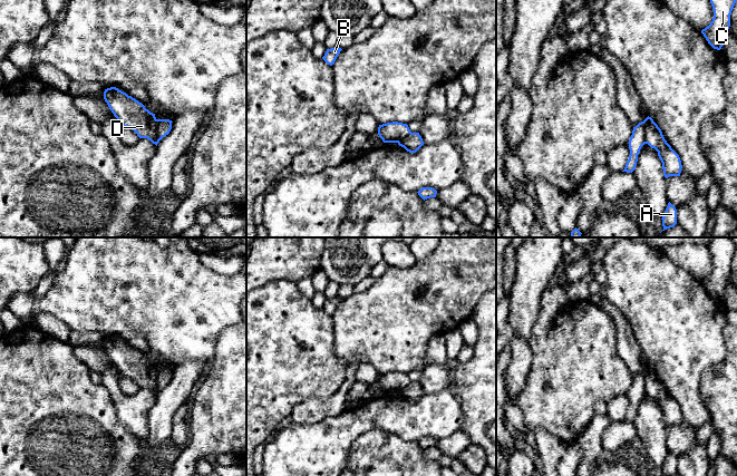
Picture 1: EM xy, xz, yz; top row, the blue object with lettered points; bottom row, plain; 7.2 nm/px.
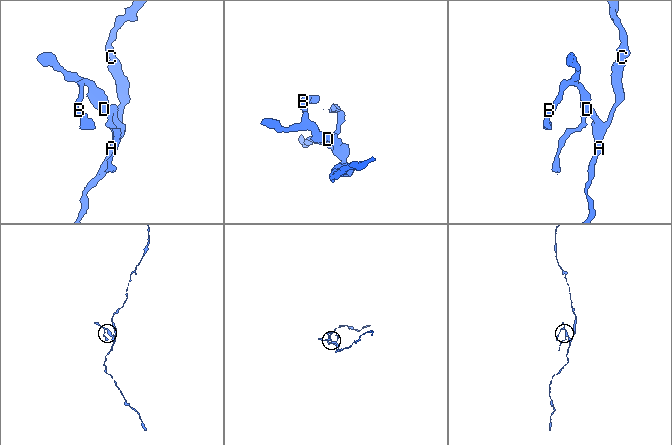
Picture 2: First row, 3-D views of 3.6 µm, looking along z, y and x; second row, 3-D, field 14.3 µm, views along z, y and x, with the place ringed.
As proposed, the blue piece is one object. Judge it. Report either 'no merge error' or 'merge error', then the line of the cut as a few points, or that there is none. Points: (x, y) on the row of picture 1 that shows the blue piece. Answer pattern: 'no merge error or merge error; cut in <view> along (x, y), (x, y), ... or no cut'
merge error; cut in yz along (643, 120), (643, 137), (647, 143)

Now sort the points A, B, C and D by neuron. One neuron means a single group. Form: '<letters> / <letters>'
A C / B D

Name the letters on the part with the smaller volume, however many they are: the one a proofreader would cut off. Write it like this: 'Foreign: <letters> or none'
Foreign: B, D

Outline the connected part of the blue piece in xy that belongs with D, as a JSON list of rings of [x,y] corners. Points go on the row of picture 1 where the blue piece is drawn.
[[[116,87],[105,89],[104,99],[119,125],[128,127],[139,138],[147,138],[157,146],[159,139],[156,133],[157,119],[155,114],[146,109],[142,103]]]

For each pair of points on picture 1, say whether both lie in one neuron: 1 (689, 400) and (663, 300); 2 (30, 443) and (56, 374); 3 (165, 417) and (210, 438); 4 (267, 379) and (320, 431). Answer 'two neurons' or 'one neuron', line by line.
1: one neuron
2: one neuron
3: two neurons
4: two neurons

